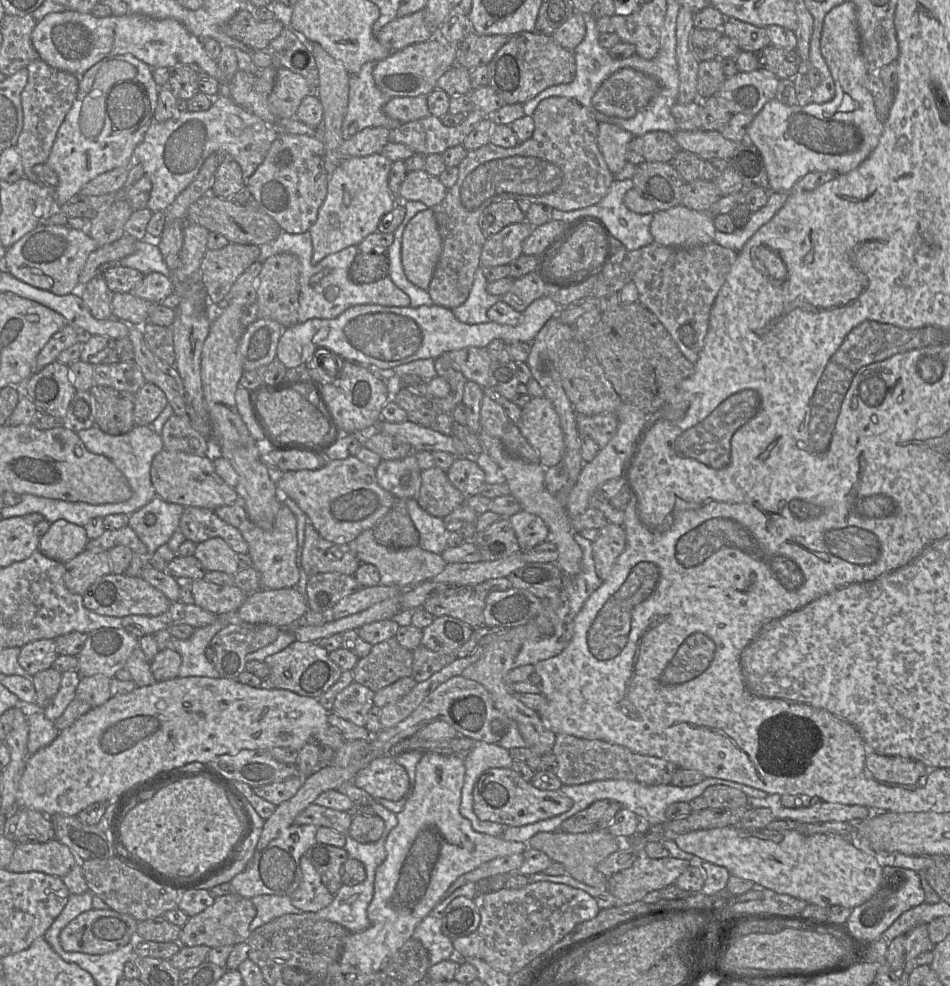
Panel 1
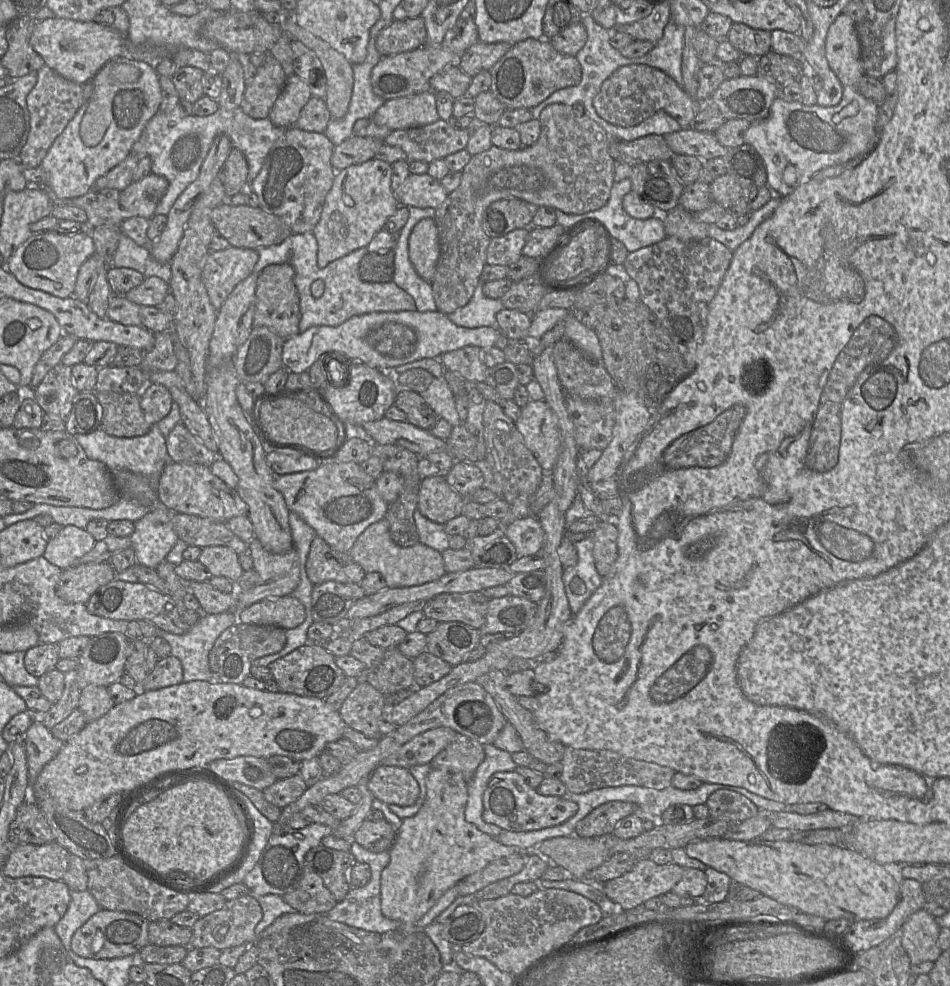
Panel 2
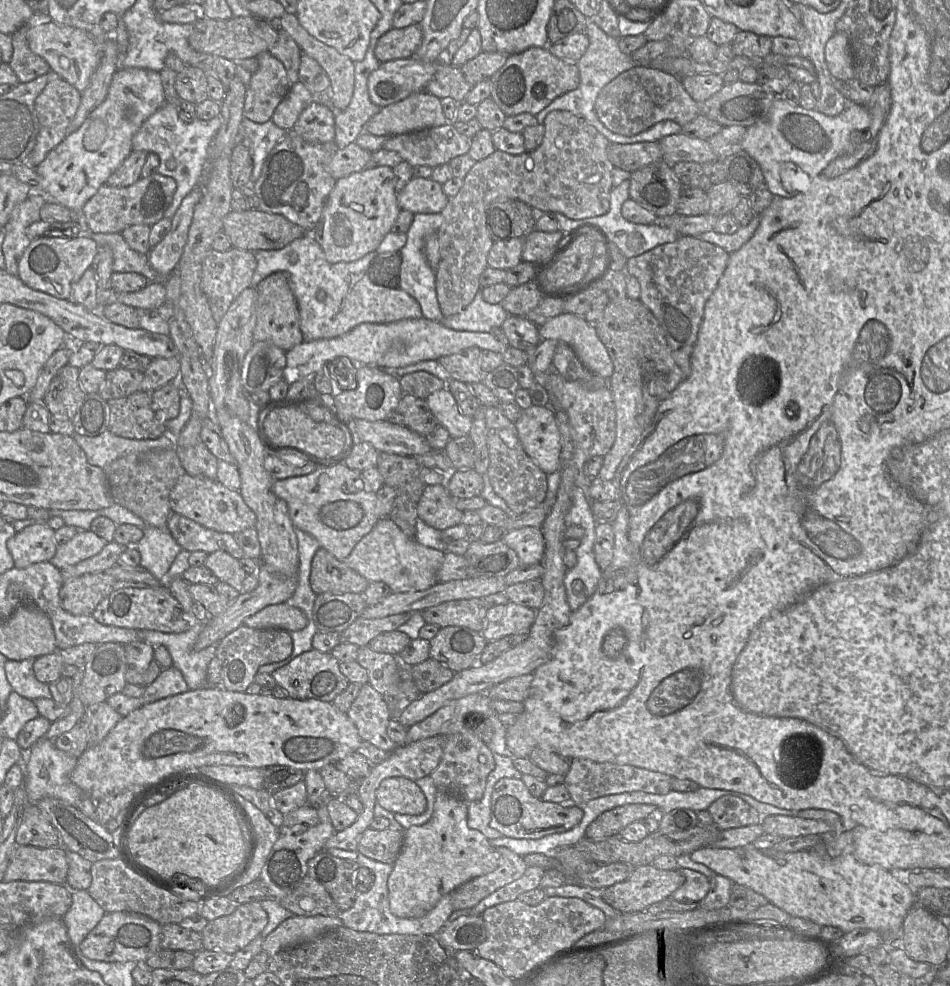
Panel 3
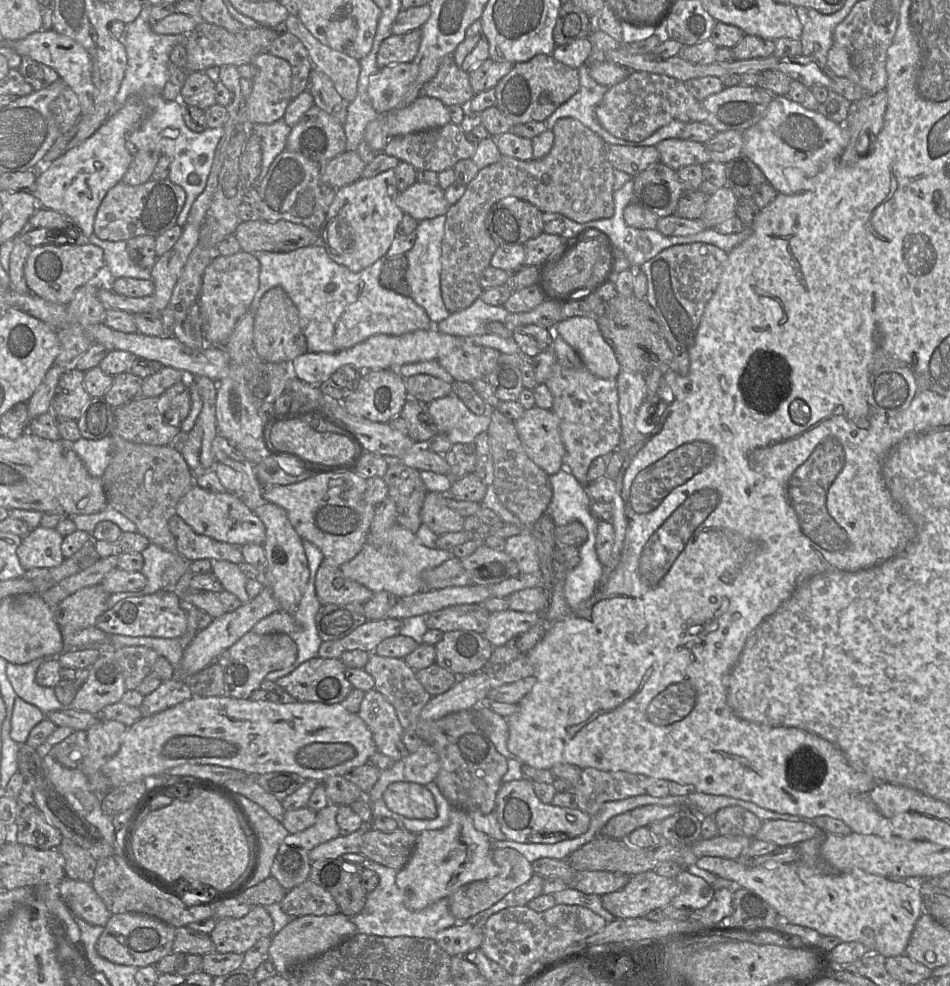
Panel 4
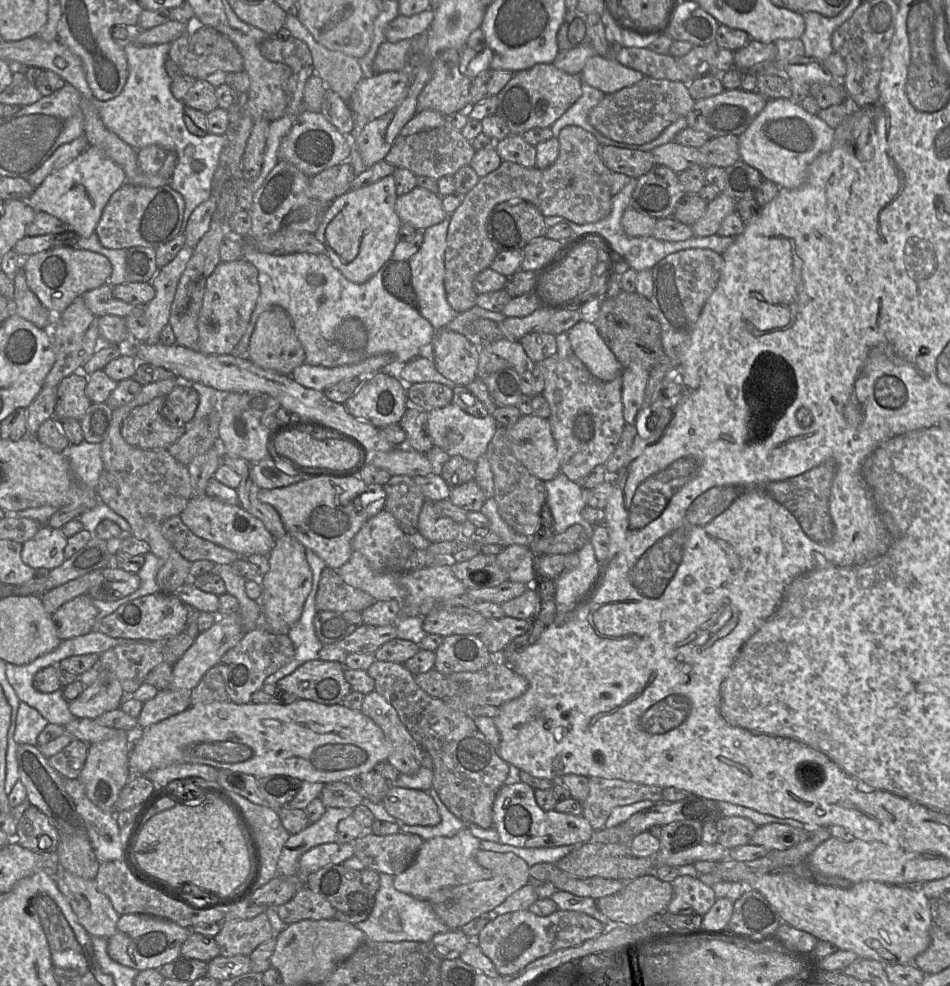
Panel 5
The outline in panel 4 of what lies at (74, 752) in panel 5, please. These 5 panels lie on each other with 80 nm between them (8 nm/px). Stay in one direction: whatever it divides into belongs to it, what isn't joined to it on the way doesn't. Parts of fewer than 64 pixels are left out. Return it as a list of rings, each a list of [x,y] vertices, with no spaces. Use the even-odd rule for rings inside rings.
[[[75,730],[66,739],[54,745],[49,754],[61,765],[81,769],[88,750],[87,732]]]

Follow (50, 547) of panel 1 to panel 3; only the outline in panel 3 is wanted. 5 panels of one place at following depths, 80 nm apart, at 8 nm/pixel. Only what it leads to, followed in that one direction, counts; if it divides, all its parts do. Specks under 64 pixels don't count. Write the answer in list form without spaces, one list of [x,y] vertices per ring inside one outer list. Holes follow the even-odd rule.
[[[79,530],[70,540],[57,546],[50,563],[62,570],[98,554],[106,543],[90,530]]]

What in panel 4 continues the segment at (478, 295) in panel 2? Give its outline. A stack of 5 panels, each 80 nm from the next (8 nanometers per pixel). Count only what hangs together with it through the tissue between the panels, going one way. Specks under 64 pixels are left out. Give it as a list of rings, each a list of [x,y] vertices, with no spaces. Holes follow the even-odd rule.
[[[480,297],[468,308],[451,313],[434,327],[437,331],[458,337],[472,337],[487,333],[487,324],[504,322],[509,312],[504,306],[491,306]]]

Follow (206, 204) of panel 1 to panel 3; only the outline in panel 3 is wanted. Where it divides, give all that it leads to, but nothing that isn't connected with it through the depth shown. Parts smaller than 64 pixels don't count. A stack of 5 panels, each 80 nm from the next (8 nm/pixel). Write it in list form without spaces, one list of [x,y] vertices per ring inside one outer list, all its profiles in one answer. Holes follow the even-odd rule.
[[[260,209],[243,212],[230,211],[223,219],[222,232],[229,238],[233,248],[249,251],[279,250],[307,233],[302,227],[290,222],[285,217],[269,214]]]

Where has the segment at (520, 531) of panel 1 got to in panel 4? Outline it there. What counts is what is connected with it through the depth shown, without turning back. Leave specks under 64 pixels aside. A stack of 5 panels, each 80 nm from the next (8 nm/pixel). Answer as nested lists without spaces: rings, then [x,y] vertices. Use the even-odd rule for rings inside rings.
[[[522,531],[506,539],[504,551],[516,561],[521,573],[532,574],[540,571],[538,546],[530,531]]]

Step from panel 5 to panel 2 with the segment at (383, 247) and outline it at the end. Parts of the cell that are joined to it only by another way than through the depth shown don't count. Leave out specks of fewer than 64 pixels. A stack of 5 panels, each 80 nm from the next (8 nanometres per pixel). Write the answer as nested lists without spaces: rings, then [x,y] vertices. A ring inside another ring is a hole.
[[[376,158],[336,171],[326,195],[319,221],[312,233],[316,238],[317,265],[324,268],[361,247],[366,247],[400,206],[391,188],[392,165]]]

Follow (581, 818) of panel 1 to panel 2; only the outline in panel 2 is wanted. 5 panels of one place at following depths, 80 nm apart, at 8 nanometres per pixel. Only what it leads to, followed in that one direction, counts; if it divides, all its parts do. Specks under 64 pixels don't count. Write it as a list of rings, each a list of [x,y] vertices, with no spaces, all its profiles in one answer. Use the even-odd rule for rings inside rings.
[[[610,801],[598,806],[580,820],[576,824],[574,832],[579,837],[600,837],[613,834],[618,823],[634,813],[636,813],[635,804]]]

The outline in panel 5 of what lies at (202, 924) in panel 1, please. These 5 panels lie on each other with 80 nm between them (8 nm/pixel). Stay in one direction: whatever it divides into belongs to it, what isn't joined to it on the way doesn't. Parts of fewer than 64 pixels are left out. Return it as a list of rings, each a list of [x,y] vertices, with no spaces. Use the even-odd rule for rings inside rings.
[[[265,912],[251,919],[224,919],[219,933],[214,936],[222,956],[249,956],[261,943],[274,936],[272,926]]]

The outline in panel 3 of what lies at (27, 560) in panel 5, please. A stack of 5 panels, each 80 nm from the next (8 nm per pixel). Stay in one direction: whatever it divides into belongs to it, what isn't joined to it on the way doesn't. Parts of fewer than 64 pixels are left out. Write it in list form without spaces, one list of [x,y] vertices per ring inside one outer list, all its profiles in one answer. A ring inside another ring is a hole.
[[[38,523],[17,530],[7,542],[7,548],[16,568],[25,568],[39,562],[50,562],[57,546],[55,530],[47,524]]]

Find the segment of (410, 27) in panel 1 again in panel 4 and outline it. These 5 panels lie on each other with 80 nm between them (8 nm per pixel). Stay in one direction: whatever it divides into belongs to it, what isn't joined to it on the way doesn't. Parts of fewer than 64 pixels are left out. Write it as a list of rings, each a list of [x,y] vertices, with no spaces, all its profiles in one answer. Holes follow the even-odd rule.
[[[414,29],[402,35],[390,35],[384,39],[377,53],[380,68],[413,62],[421,43],[421,30]]]

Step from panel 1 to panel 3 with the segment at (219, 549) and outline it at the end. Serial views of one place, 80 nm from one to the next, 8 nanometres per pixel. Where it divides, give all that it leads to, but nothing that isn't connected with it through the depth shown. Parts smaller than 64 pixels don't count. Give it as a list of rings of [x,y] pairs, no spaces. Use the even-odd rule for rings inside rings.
[[[224,551],[209,553],[204,566],[210,569],[216,577],[233,588],[239,593],[243,592],[242,583],[247,573],[240,566],[239,560]]]

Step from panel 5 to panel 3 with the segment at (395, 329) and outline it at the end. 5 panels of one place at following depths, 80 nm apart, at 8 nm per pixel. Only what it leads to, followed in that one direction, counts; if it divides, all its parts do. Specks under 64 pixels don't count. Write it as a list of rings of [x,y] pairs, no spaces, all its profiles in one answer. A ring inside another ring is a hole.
[[[304,235],[279,250],[255,250],[252,252],[257,260],[252,286],[256,287],[264,278],[274,272],[288,273],[289,285],[299,306],[299,324],[304,341],[335,338],[366,322],[391,323],[423,317],[419,303],[401,288],[395,289],[393,286],[393,282],[400,282],[395,279],[395,275],[400,274],[401,271],[400,252],[371,252],[354,262],[329,263],[323,249],[311,235]],[[318,290],[325,291],[323,301],[316,298]]]

